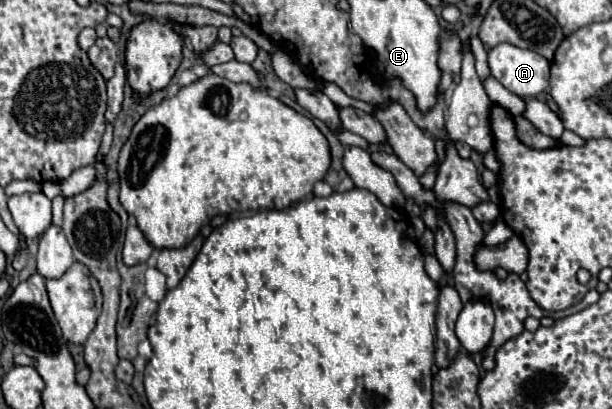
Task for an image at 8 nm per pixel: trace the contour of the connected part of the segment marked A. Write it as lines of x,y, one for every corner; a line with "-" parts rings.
499,44
489,50
489,70
509,92
533,98
547,90
551,62
531,50

